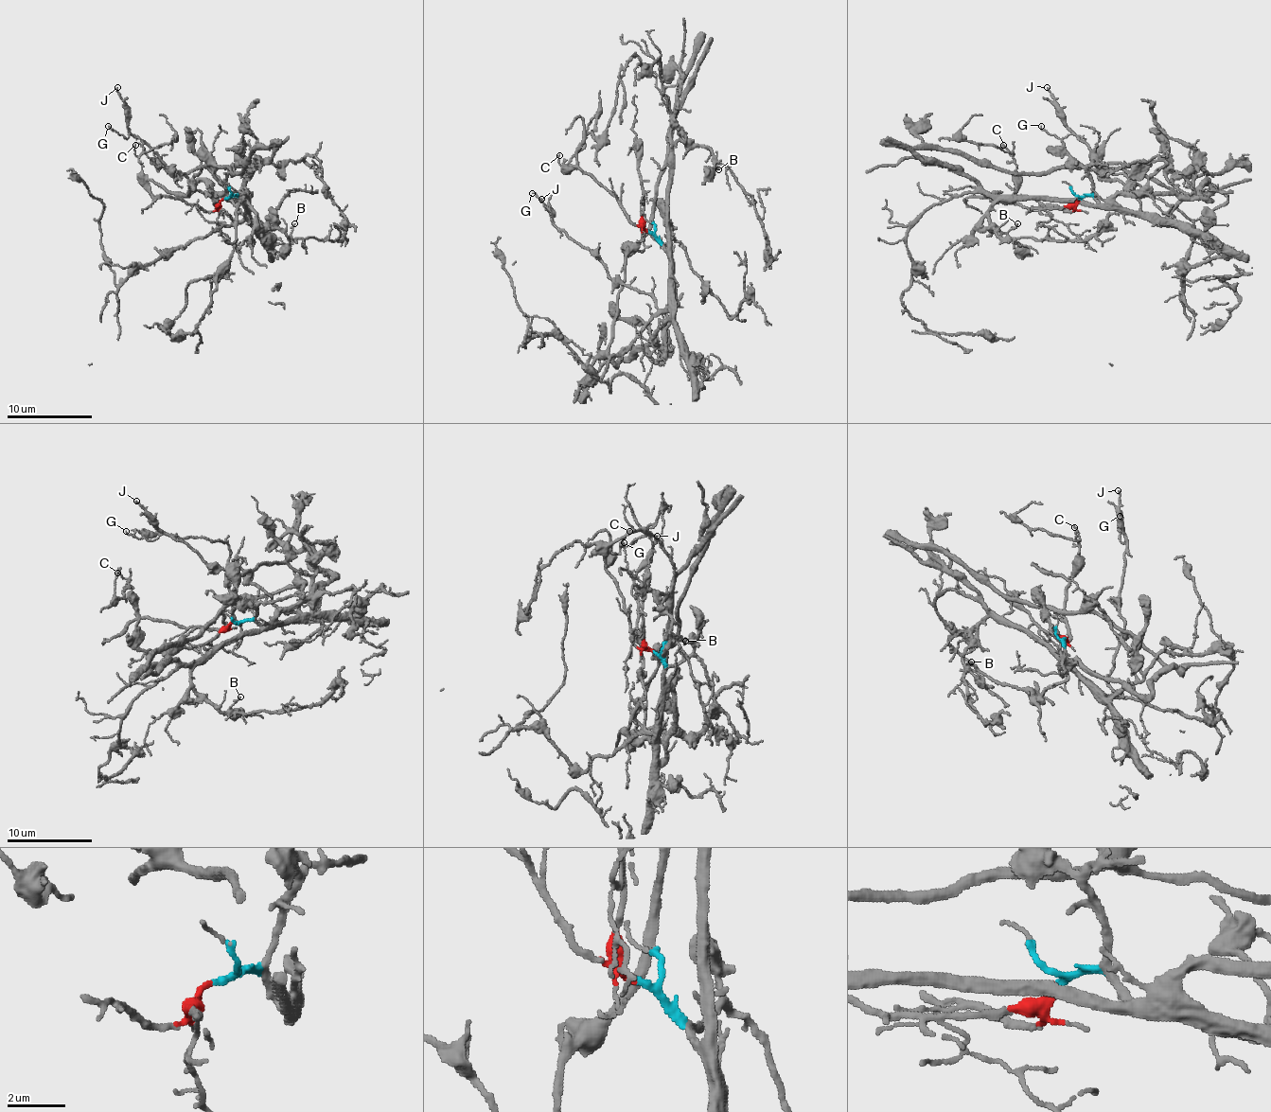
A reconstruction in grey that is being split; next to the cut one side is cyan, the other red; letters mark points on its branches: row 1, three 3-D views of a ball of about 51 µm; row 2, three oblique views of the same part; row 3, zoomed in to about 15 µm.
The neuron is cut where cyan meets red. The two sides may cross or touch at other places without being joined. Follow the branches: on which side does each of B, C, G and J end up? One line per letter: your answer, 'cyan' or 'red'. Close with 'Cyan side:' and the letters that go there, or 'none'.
B: cyan
C: red
G: cyan
J: cyan
Cyan side: B, G, J

